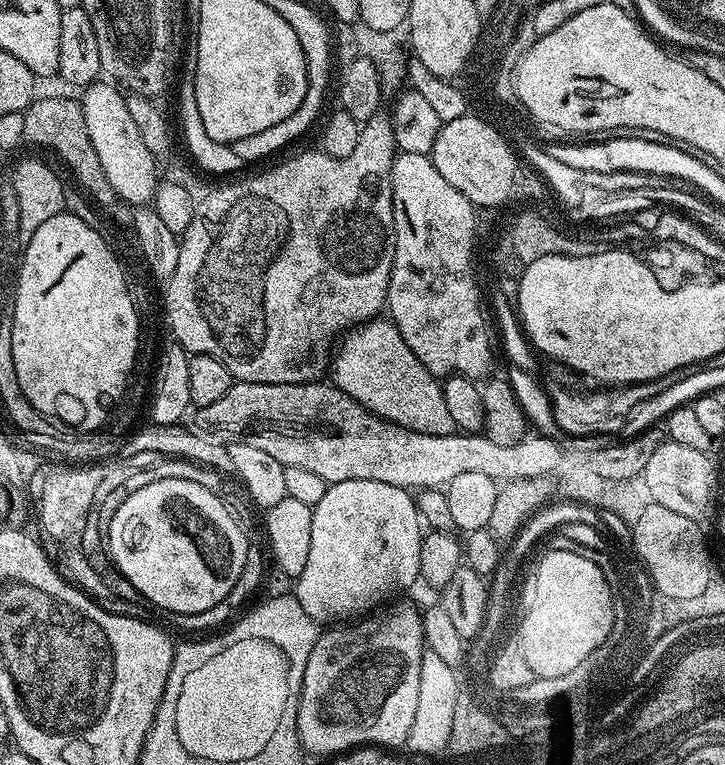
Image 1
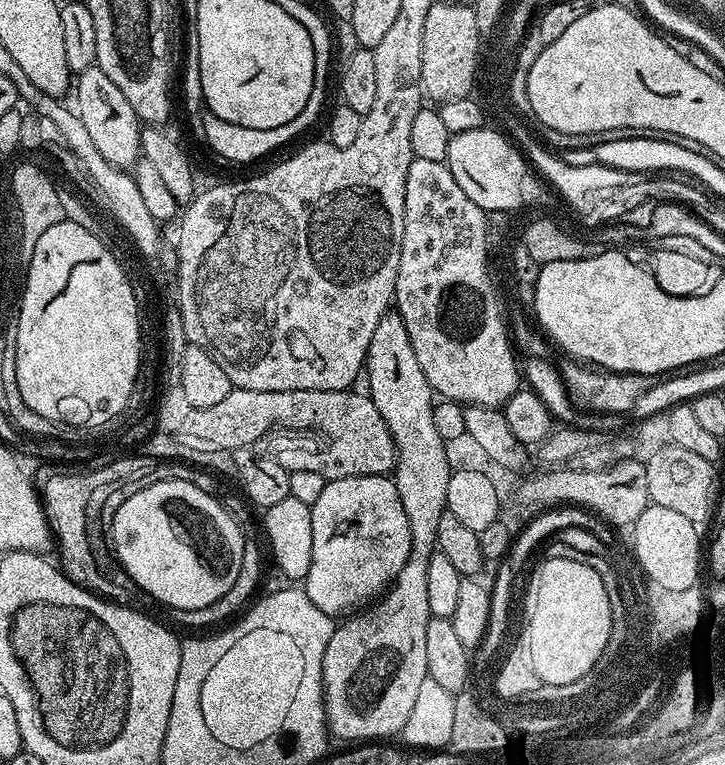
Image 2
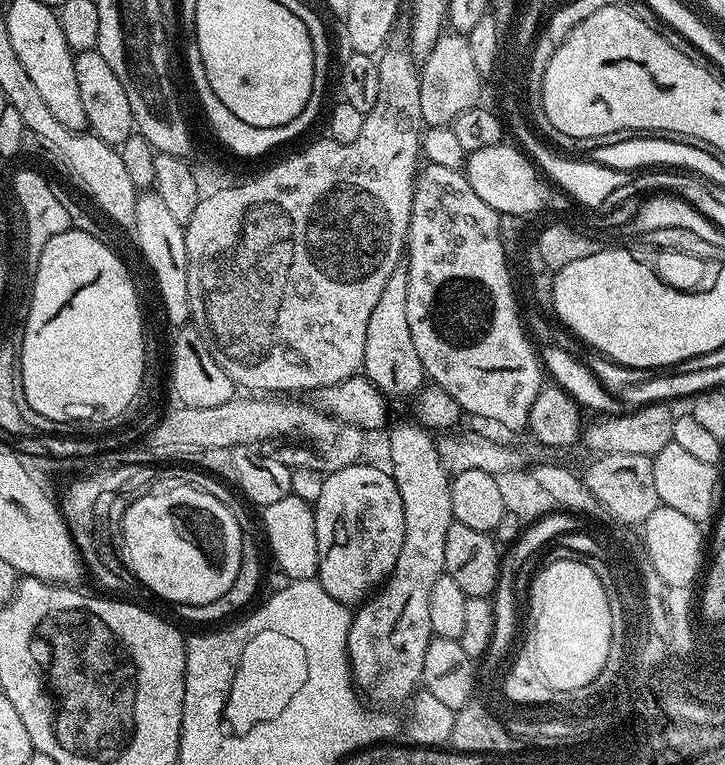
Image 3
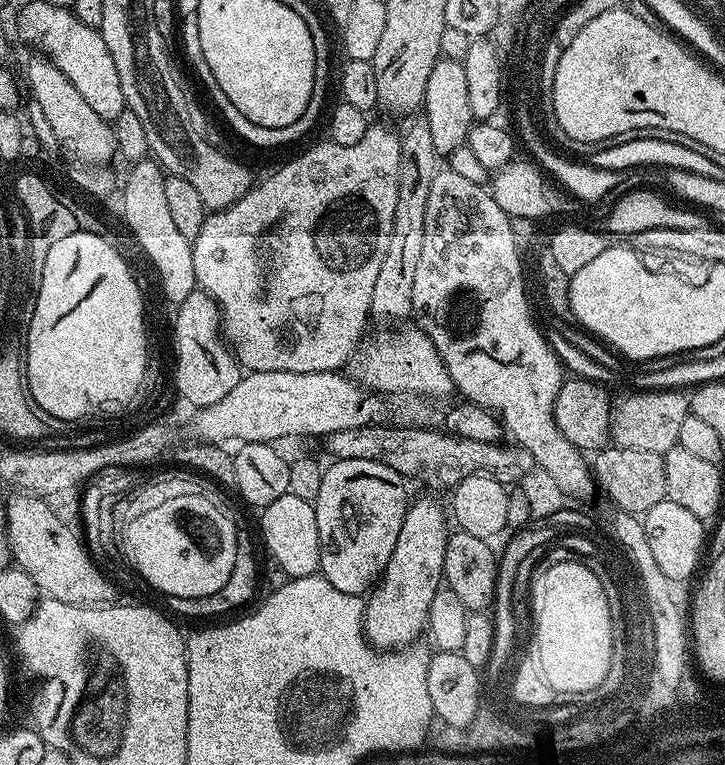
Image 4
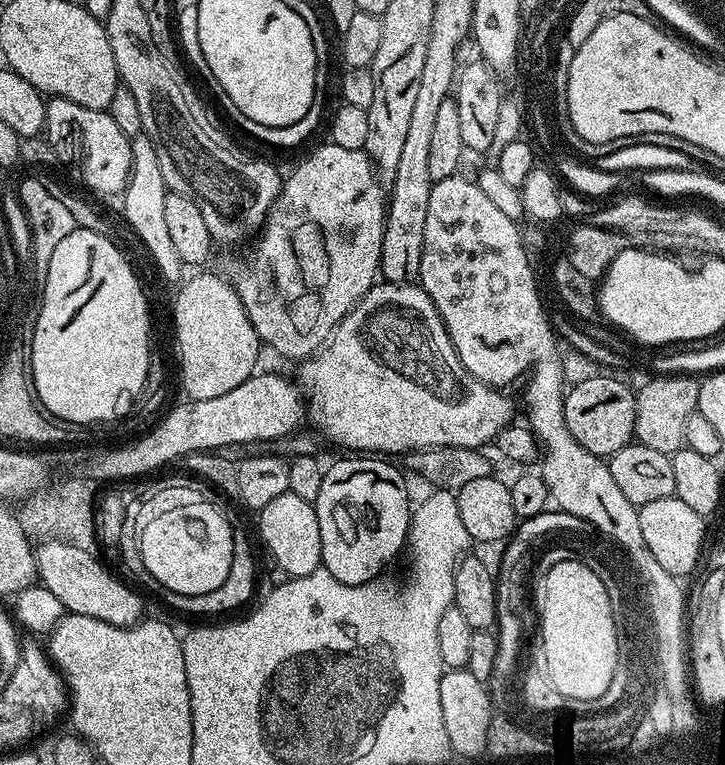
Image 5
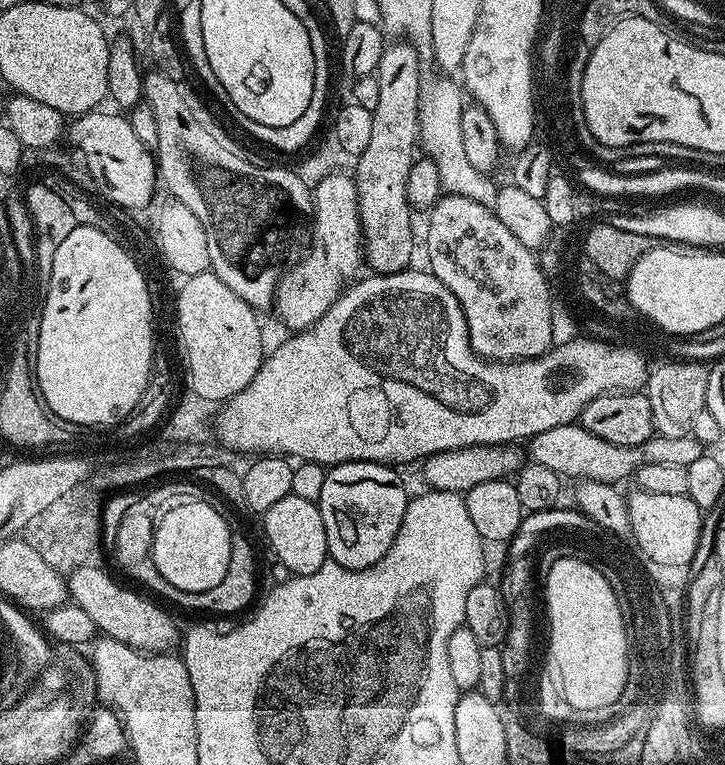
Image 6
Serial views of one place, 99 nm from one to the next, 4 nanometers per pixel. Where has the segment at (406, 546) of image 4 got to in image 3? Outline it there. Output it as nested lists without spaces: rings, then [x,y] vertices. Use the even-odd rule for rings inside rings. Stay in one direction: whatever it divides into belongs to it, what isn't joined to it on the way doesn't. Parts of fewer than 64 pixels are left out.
[[[393,423],[387,429],[388,456],[392,459],[390,474],[398,486],[398,494],[402,494],[404,515],[402,550],[398,550],[398,562],[394,562],[394,570],[388,575],[388,579],[384,581],[379,591],[371,598],[365,599],[355,609],[348,635],[348,666],[352,669],[353,685],[362,693],[363,699],[372,706],[400,703],[403,705],[417,691],[421,683],[426,662],[426,646],[433,637],[430,626],[430,590],[434,587],[434,582],[438,582],[438,578],[445,575],[446,530],[450,530],[450,526],[454,523],[450,506],[452,482],[440,461],[437,441],[432,438],[433,433],[423,424],[411,423],[396,425]]]

